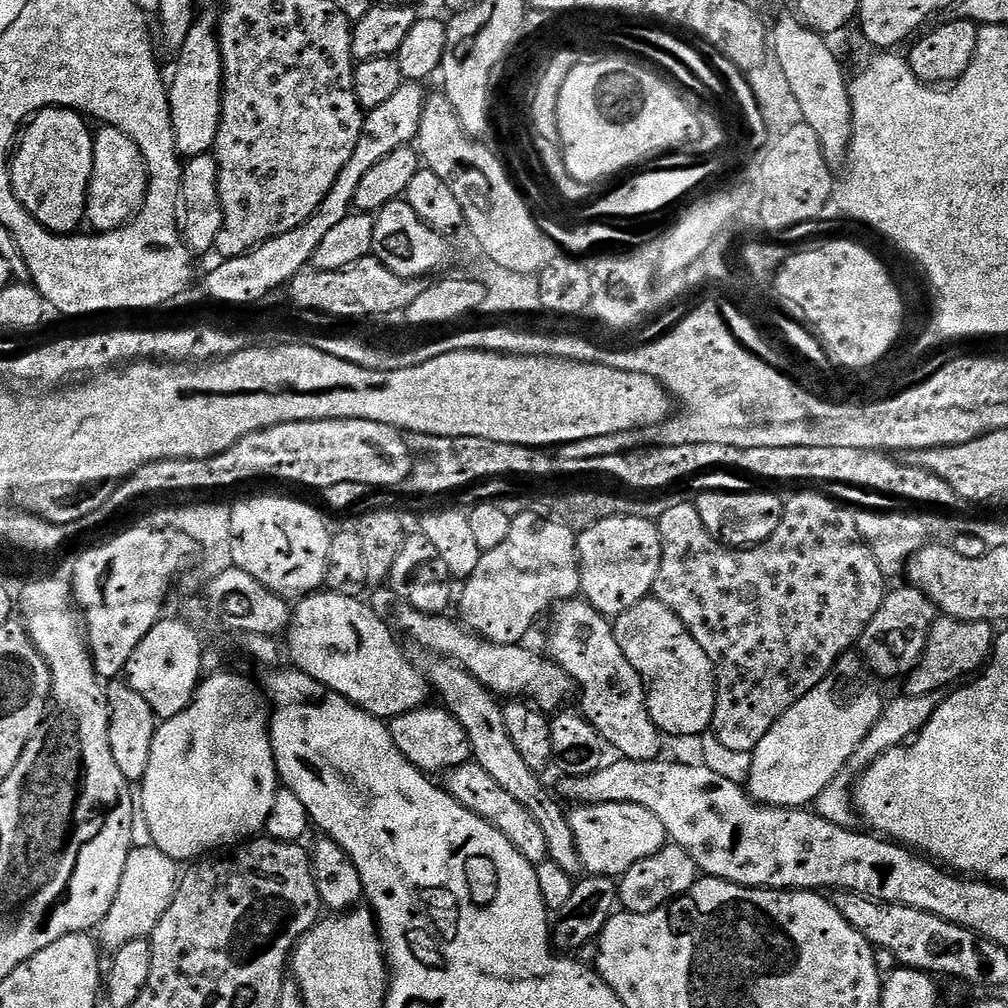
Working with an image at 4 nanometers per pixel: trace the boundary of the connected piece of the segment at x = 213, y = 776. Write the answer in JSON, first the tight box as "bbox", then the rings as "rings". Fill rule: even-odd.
{"bbox":[138,670,278,862],"rings":[[[221,670],[201,679],[200,685],[196,688],[196,695],[192,697],[192,704],[186,706],[186,710],[182,710],[182,714],[163,721],[157,727],[154,742],[150,746],[150,766],[146,766],[146,774],[138,788],[138,808],[142,816],[144,812],[144,824],[148,827],[149,834],[152,835],[151,843],[158,851],[177,862],[183,862],[183,860],[188,860],[184,862],[195,862],[217,850],[239,845],[241,842],[263,833],[270,818],[270,806],[274,806],[274,794],[277,787],[278,777],[276,775],[276,759],[272,753],[269,701],[262,691],[261,685],[259,688],[254,681],[247,680],[246,677],[239,676],[236,672]]]}

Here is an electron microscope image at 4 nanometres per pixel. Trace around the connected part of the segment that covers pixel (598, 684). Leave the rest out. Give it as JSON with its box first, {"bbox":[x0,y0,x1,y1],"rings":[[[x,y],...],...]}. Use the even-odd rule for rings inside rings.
{"bbox":[547,598,661,760],"rings":[[[583,598],[565,600],[551,613],[556,625],[548,636],[547,655],[578,686],[584,719],[598,730],[609,749],[617,748],[625,760],[654,760],[660,755],[661,731],[648,712],[648,693],[644,679],[630,666],[630,658],[618,646],[616,629]]]}

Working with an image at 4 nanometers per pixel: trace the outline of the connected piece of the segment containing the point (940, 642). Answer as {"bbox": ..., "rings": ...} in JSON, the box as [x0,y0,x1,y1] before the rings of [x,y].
{"bbox":[903,616,994,697],"rings":[[[944,616],[937,617],[928,636],[928,648],[919,666],[905,677],[903,693],[910,697],[918,697],[943,689],[948,682],[948,648],[952,651],[950,660],[954,669],[964,674],[983,669],[994,644],[992,628],[993,625],[987,620],[961,622]]]}

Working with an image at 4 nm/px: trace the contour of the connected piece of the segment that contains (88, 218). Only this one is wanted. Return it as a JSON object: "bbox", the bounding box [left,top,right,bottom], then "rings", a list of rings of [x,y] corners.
{"bbox":[85,125,148,233],"rings":[[[103,125],[95,131],[92,174],[87,192],[85,221],[97,233],[113,232],[128,223],[144,205],[148,193],[148,168],[133,139],[117,127]]]}

